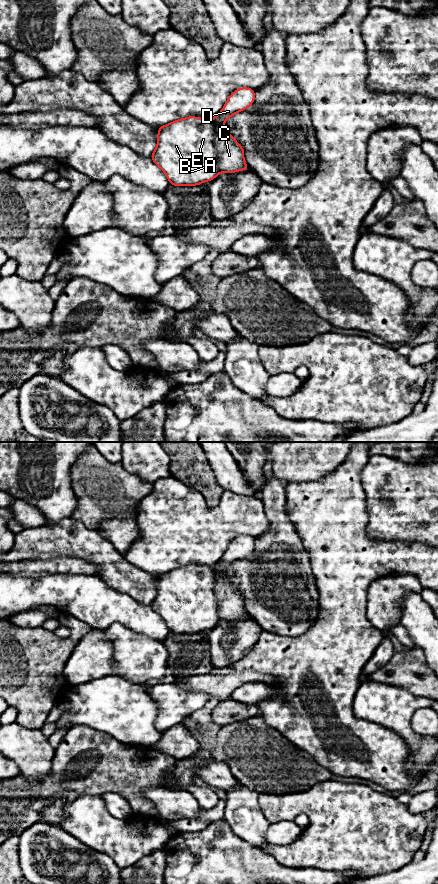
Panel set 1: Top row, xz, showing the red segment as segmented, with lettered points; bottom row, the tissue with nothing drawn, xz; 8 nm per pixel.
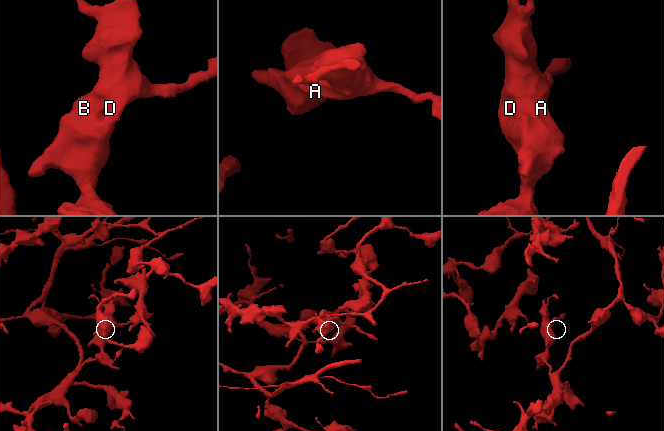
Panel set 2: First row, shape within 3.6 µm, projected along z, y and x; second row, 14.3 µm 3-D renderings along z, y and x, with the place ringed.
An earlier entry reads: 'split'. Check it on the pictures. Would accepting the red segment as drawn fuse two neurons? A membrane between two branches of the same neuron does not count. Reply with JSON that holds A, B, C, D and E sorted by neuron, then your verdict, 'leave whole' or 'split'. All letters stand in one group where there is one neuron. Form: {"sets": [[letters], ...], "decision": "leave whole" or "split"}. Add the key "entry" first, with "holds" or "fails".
{"entry": "fails", "sets": [["A", "B", "C", "D", "E"]], "decision": "leave whole"}

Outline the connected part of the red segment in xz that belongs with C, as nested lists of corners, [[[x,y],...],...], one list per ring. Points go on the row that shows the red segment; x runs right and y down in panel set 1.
[[[240,87],[233,91],[221,111],[212,119],[188,116],[158,127],[157,145],[151,159],[166,175],[172,186],[197,186],[212,181],[219,173],[235,173],[250,170],[245,162],[244,148],[229,133],[224,122],[233,115],[249,108],[255,101],[255,89]]]

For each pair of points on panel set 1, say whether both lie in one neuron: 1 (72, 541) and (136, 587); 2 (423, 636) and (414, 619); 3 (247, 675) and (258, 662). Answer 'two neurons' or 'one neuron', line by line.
1: one neuron
2: one neuron
3: two neurons

